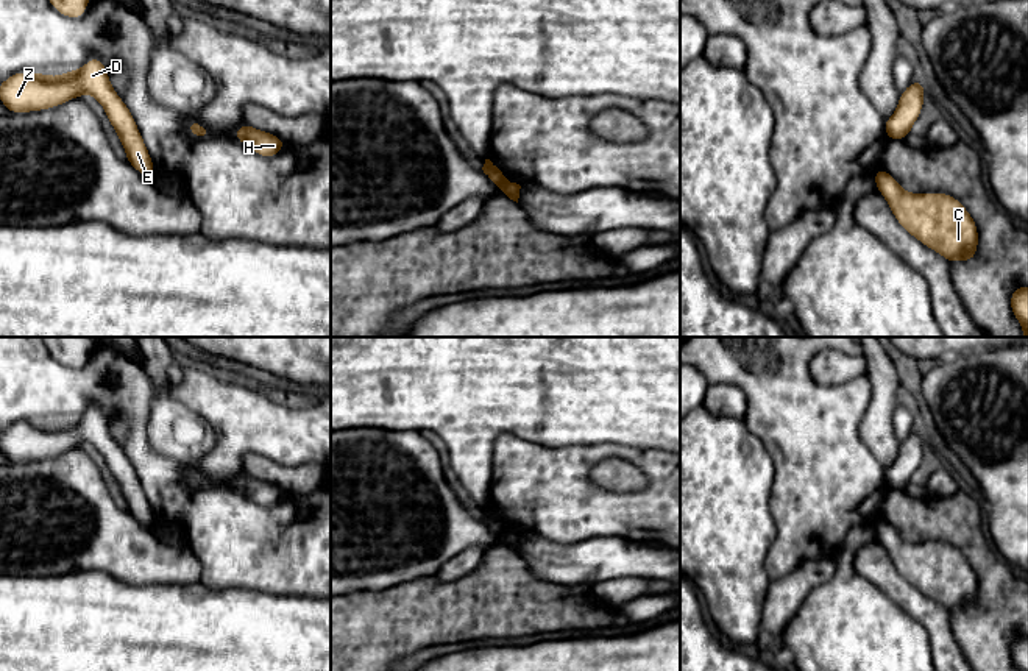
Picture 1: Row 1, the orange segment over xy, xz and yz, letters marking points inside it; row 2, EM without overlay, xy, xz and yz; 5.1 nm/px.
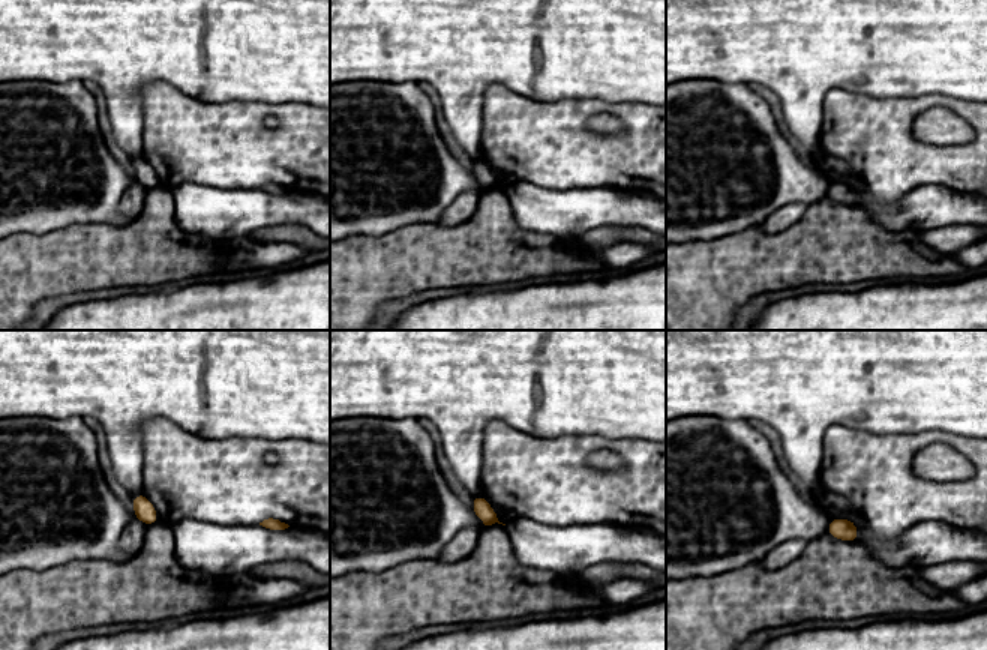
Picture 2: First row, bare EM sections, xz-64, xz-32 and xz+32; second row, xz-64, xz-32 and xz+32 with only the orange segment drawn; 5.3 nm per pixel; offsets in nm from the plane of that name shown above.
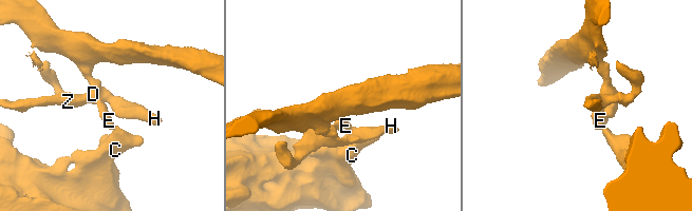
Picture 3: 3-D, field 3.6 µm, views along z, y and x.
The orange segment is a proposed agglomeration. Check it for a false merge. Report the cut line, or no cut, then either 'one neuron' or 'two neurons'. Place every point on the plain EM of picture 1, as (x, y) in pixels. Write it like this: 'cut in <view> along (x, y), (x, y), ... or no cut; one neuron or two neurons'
cut in xz along (506, 529), (499, 536); two neurons

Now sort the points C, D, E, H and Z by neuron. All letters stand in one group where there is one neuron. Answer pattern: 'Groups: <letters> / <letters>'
Groups: C / D E H Z

